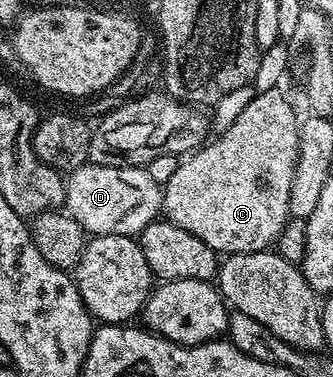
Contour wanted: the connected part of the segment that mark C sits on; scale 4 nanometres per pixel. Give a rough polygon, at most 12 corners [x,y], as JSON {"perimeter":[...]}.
{"perimeter":[[280,88],[188,154],[164,216],[219,255],[291,219],[299,116]]}

